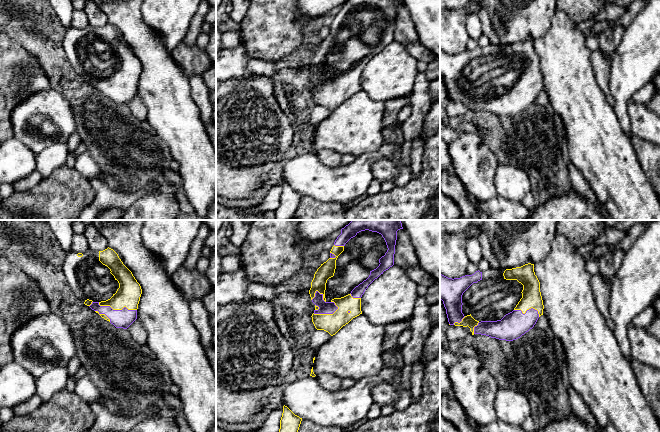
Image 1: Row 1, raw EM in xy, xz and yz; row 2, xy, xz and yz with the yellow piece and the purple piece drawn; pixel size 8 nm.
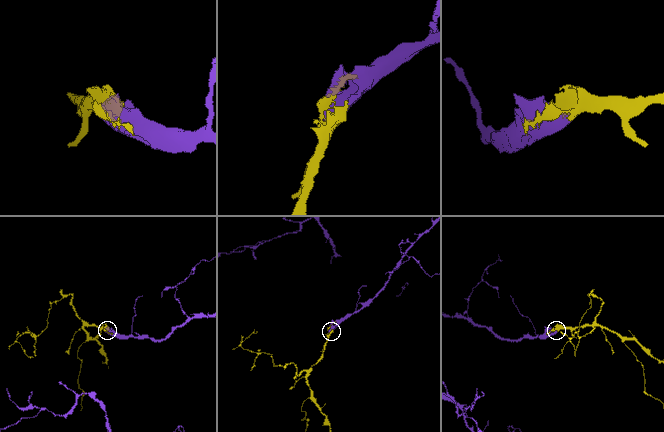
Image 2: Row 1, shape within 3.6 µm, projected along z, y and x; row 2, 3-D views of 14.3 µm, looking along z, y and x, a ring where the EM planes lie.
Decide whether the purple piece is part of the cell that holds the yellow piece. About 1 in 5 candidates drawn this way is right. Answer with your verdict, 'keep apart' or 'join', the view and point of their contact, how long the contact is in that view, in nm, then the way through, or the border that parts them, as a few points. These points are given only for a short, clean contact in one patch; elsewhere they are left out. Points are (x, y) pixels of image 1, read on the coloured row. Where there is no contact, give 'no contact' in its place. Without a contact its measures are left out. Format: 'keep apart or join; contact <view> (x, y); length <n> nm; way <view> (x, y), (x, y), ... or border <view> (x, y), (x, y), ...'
join; contact xy (117, 309); length 320 nm

